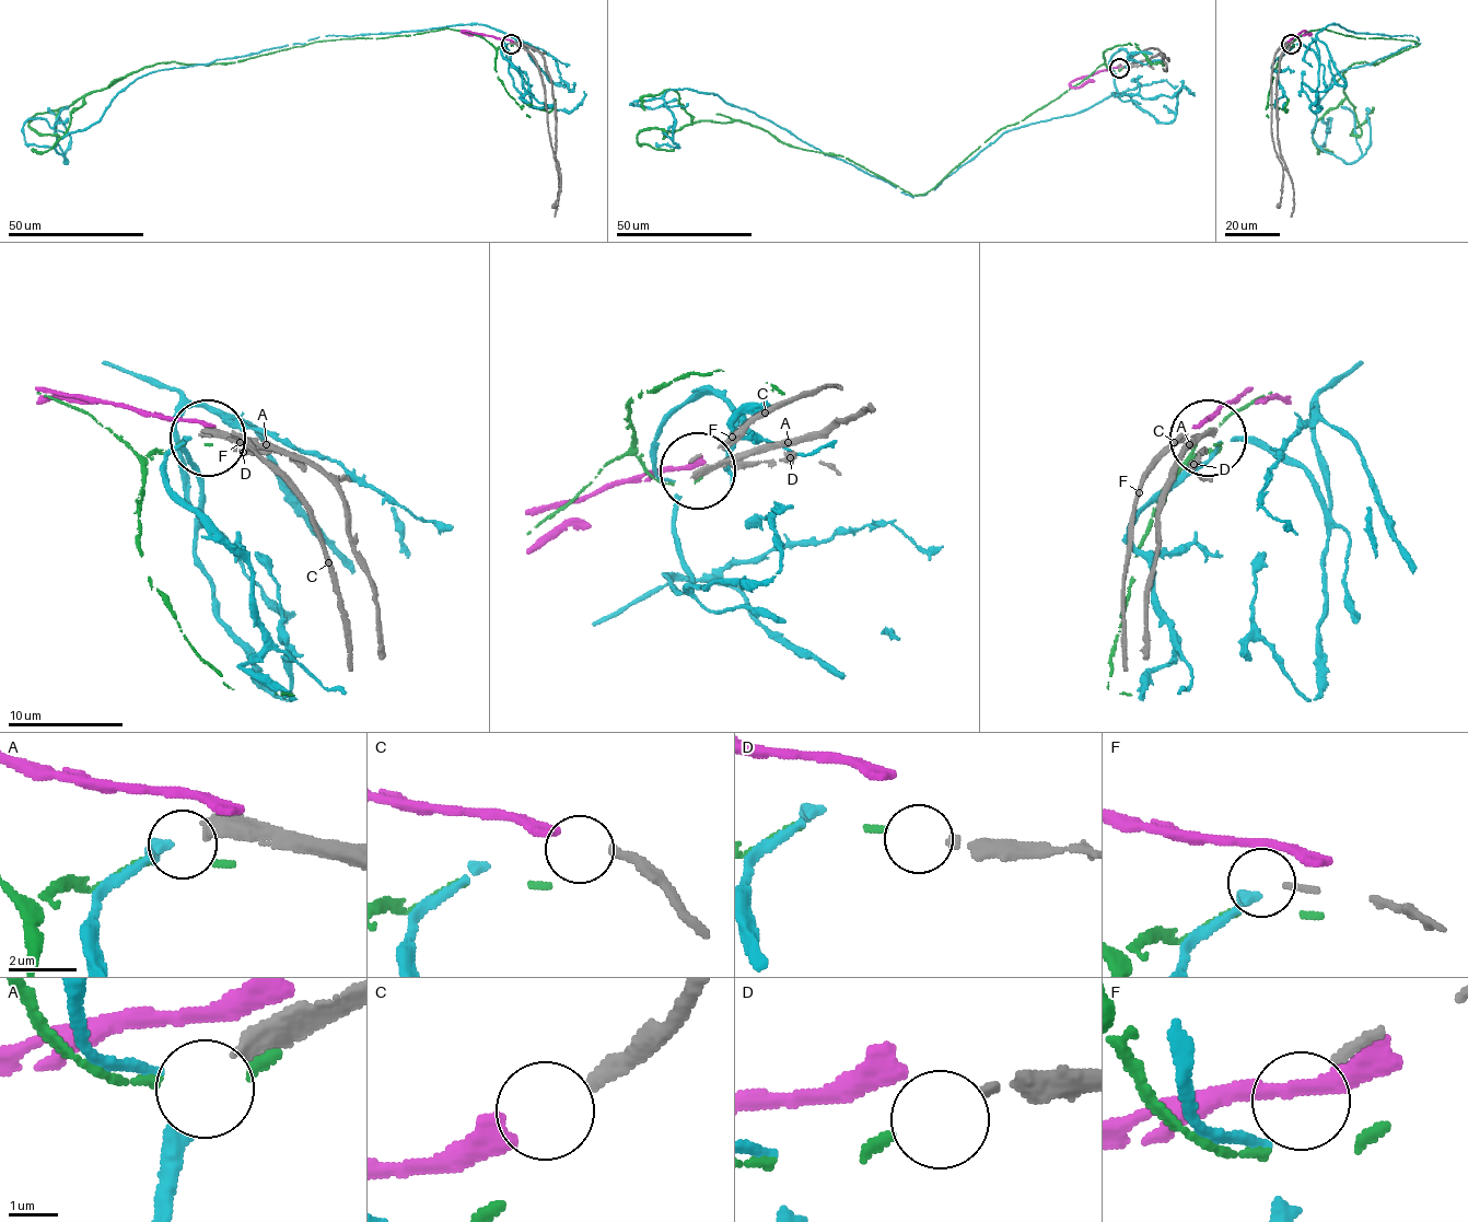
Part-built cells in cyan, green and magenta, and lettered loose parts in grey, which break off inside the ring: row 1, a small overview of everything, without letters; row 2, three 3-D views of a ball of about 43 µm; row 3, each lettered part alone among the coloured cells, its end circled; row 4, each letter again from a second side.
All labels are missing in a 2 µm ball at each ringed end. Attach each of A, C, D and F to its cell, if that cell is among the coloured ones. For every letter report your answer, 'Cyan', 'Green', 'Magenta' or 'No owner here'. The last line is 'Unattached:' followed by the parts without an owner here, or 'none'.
A: Cyan
C: Magenta
D: Green
F: No owner here
Unattached: F

